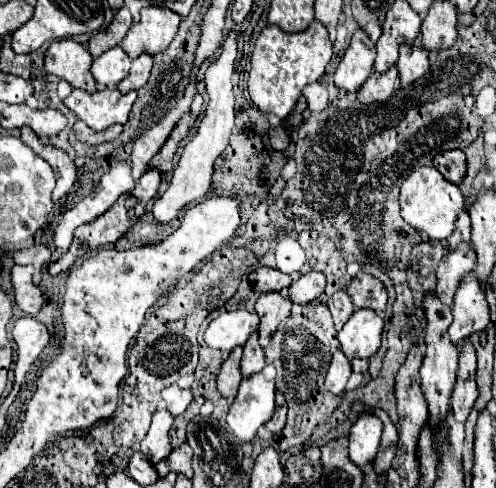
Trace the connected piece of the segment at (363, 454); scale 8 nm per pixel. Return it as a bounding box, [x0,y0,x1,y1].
[349,414,383,470]

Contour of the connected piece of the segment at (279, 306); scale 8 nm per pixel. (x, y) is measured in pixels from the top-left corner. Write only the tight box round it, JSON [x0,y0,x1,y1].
[255,292,291,336]

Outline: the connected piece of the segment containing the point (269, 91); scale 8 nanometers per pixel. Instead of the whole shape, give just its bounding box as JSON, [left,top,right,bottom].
[249,22,333,120]

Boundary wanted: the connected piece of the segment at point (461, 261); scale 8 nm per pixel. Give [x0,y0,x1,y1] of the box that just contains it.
[437,242,475,306]

